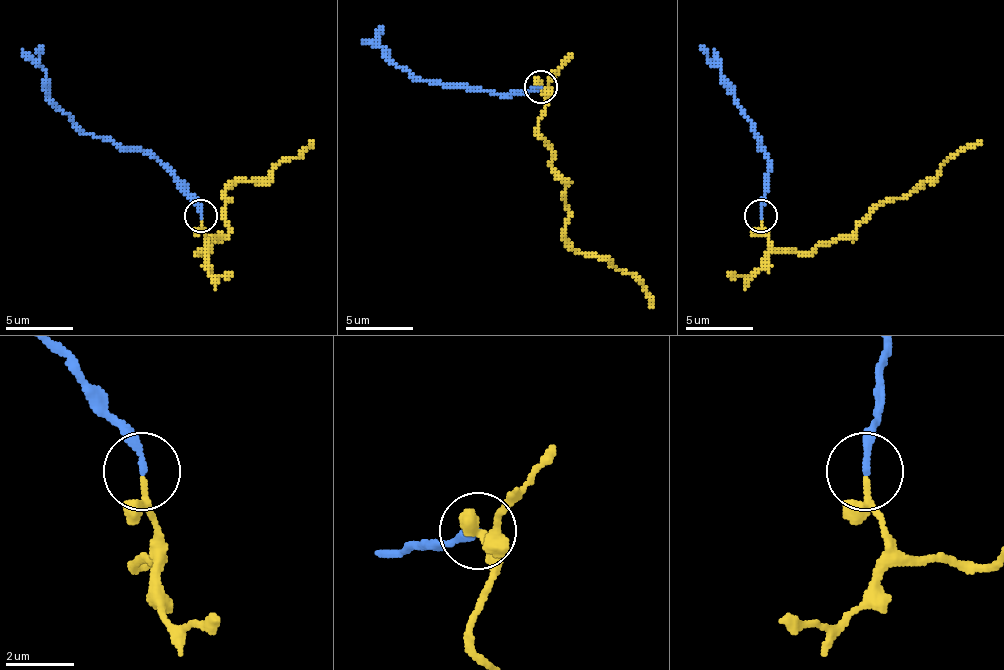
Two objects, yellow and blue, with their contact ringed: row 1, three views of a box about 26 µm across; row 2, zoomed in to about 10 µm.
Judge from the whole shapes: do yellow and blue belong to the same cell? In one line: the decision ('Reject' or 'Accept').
Accept

